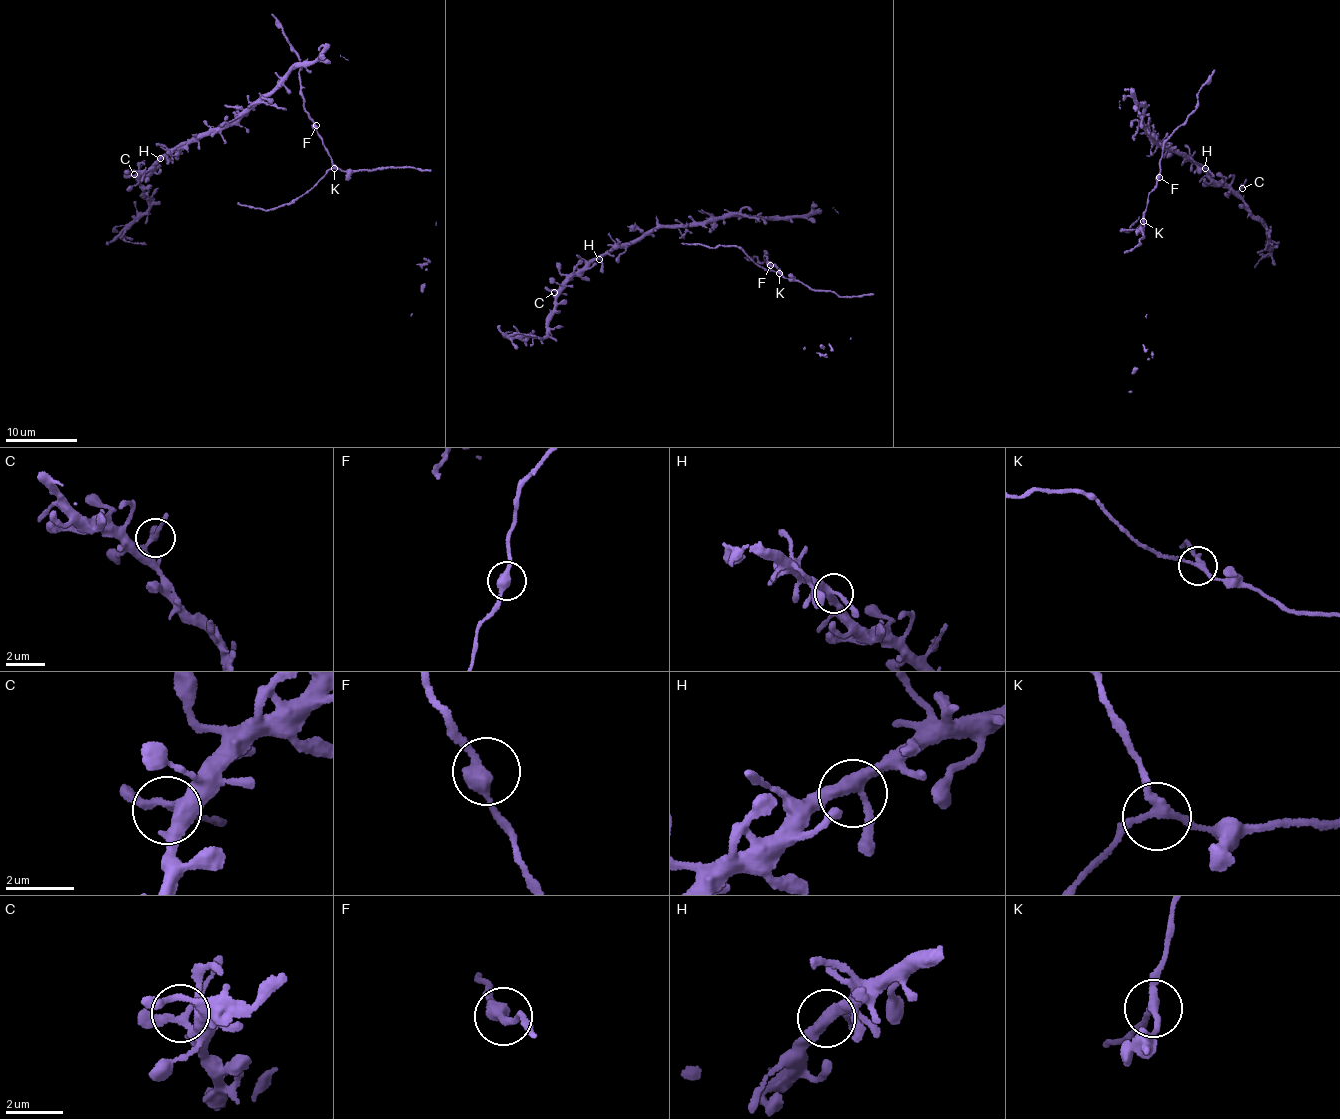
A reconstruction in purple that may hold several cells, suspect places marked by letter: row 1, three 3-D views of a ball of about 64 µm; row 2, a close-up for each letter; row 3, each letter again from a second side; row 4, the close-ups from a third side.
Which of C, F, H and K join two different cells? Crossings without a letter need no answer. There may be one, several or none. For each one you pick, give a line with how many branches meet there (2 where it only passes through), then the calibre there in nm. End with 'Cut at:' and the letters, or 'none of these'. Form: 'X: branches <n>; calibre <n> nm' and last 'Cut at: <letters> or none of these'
Cut at: none of these

